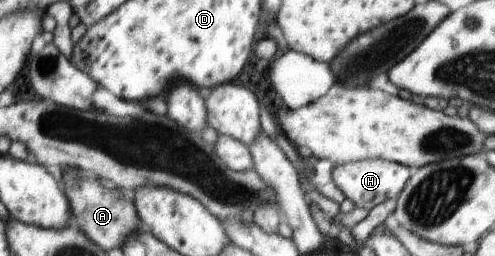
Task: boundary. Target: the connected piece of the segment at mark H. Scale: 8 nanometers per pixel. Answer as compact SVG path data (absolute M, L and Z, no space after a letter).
M365 159L335 165L331 175L334 185L344 194L345 201L350 201L355 207L368 211L379 203L386 202L387 199L396 198L407 185L411 171L409 167L383 159Z

